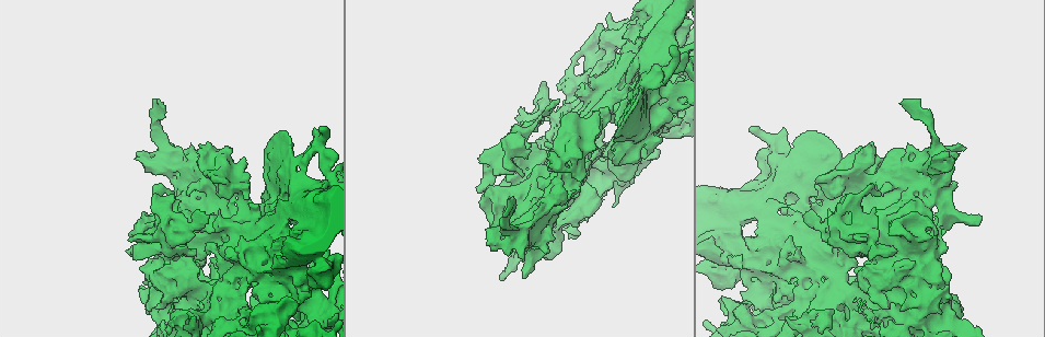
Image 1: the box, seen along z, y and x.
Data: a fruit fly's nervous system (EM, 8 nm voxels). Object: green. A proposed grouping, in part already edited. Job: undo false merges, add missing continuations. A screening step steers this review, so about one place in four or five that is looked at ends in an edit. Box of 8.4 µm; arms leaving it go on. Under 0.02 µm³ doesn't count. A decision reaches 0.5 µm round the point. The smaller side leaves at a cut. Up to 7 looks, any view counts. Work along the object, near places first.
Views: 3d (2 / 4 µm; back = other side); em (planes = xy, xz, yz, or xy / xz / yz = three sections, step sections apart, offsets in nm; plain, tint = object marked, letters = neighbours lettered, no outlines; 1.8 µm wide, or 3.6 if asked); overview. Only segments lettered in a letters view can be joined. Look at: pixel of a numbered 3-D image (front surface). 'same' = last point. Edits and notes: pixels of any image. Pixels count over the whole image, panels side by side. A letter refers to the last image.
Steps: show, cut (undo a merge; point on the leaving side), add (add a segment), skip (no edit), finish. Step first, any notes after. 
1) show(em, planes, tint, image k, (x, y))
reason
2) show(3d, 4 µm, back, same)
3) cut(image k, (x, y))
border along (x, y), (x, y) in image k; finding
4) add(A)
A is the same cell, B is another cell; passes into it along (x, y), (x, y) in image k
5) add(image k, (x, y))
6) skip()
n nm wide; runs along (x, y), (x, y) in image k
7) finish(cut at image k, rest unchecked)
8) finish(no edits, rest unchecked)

show(3d, 2 µm, image 1, (786, 132))
free end

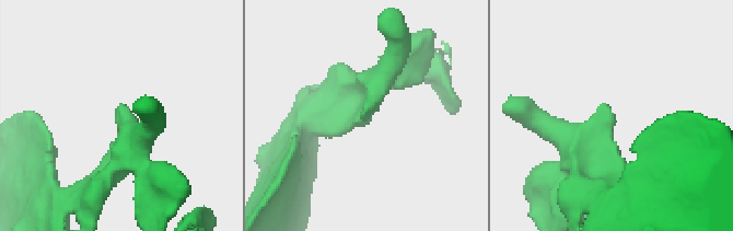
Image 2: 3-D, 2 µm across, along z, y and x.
show(em, yz, step 4, tint, image 2, (363, 115))
now the EM

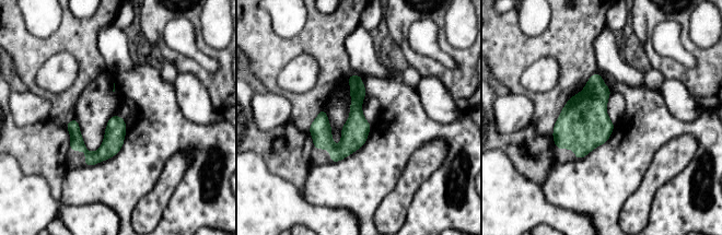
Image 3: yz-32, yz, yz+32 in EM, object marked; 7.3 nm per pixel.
show(em, planes, letters, same)

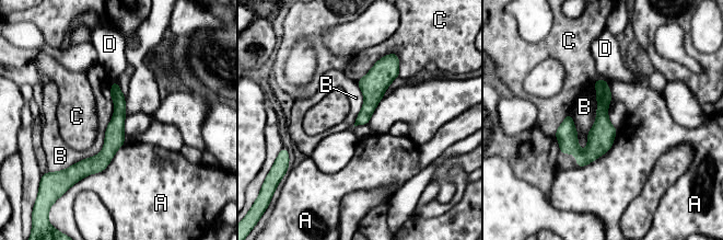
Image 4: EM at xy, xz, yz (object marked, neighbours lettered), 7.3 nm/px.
skip()
B touches over 750 nm; A, B, C and D are other cells; runs along (115, 84), (115, 138), (73, 171) in image 4; no lettered segment goes on from it

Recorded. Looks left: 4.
show(em, xy, step 4, tint, image 1, (639, 162))
touches itself

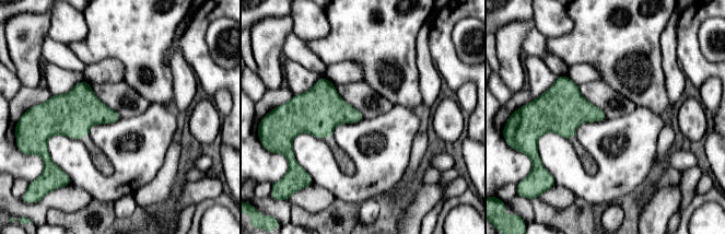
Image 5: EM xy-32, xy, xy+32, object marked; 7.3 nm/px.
show(em, xz, step 4, tint, same)
another direction

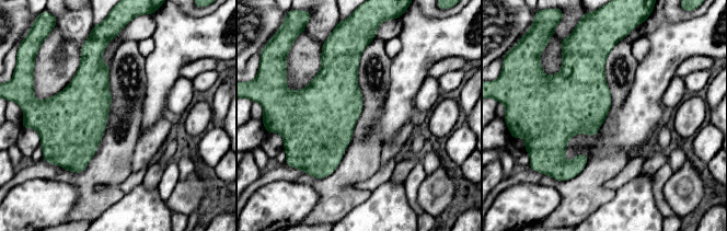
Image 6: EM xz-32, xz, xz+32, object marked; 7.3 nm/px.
show(em, xz, step 4, letters, same)
what lies round it

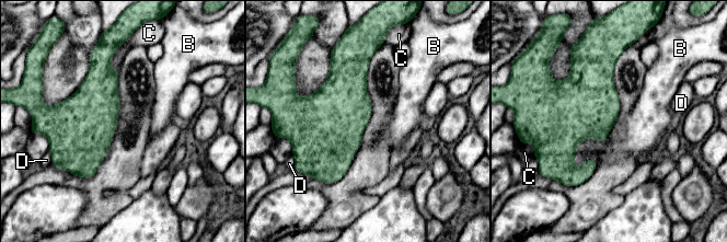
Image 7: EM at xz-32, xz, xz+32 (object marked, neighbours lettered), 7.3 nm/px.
skip()
B, C and D are other cells; border along (610, 129), (577, 146), (576, 168) in image 7; continuous, no second cell

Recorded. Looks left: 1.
finish(no edits, rest unchecked)

